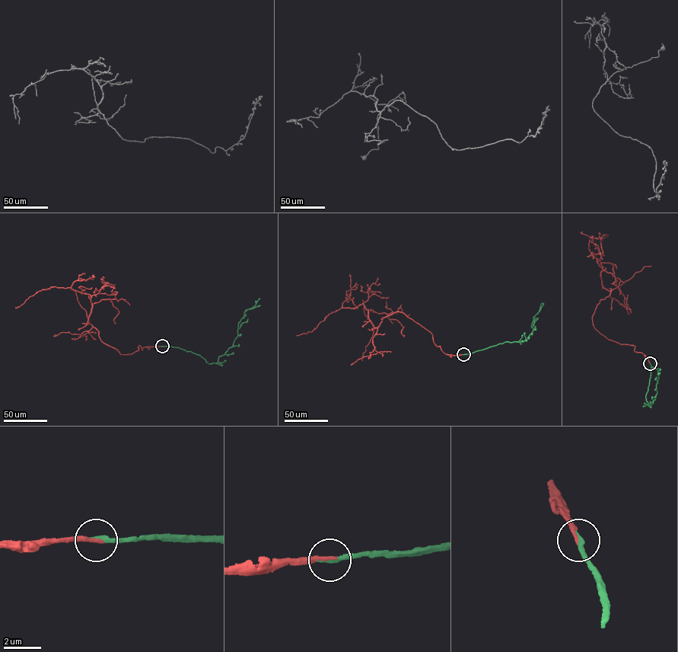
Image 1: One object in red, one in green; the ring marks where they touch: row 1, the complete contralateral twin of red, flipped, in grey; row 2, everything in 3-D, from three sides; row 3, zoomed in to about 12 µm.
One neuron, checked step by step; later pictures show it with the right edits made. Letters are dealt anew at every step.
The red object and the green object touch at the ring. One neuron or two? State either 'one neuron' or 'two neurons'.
one neuron

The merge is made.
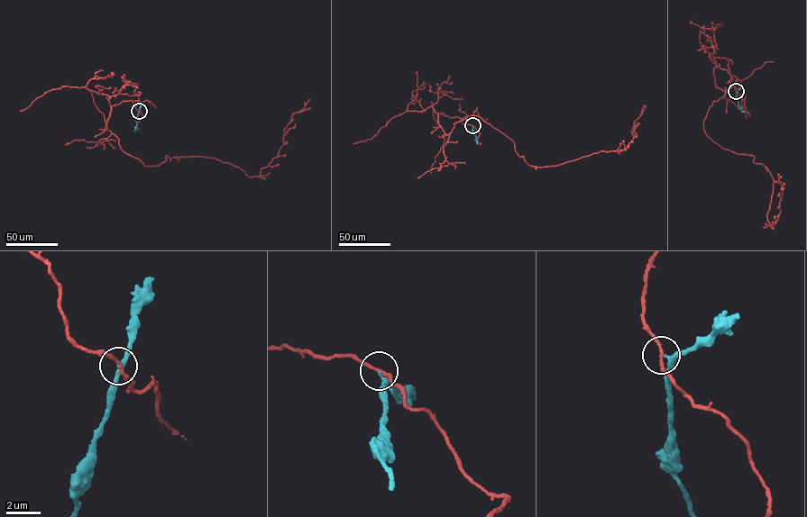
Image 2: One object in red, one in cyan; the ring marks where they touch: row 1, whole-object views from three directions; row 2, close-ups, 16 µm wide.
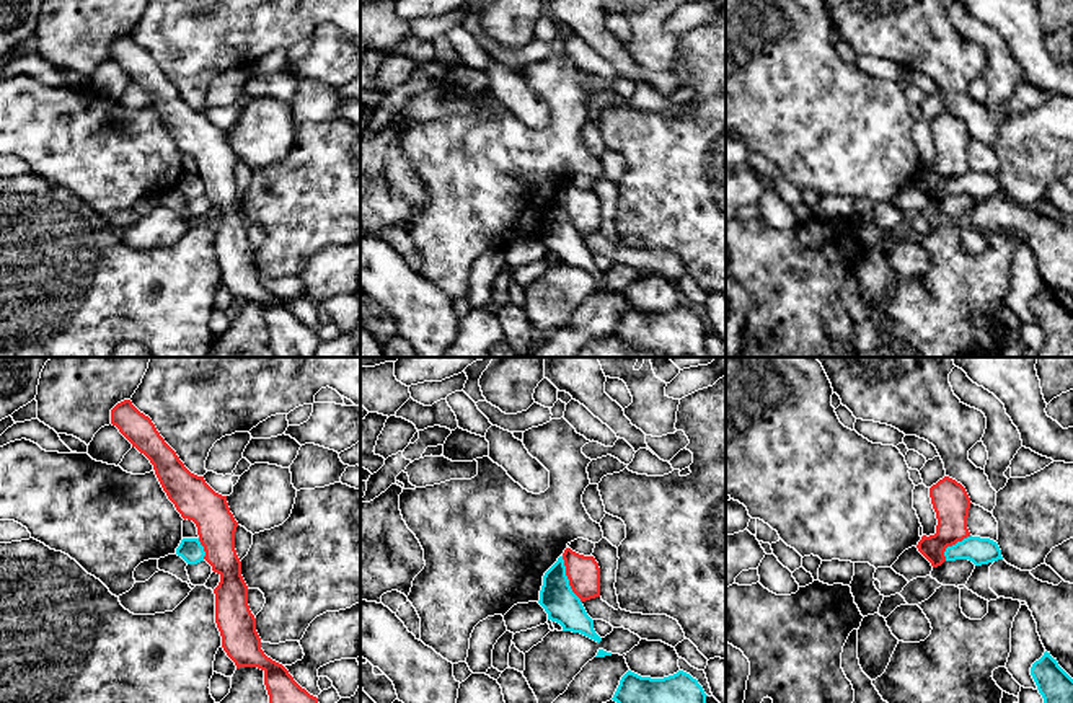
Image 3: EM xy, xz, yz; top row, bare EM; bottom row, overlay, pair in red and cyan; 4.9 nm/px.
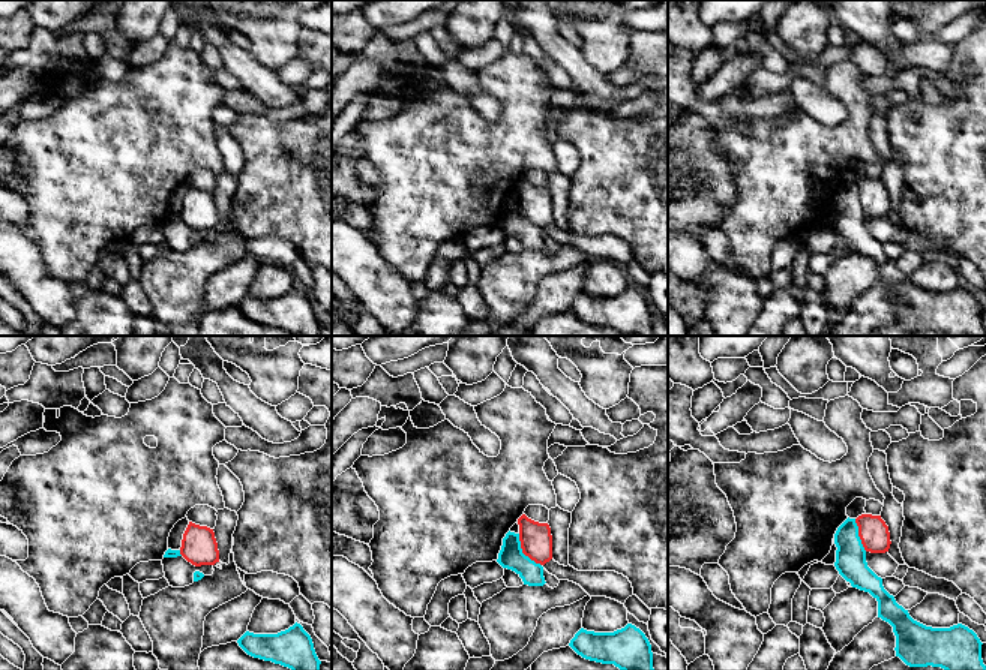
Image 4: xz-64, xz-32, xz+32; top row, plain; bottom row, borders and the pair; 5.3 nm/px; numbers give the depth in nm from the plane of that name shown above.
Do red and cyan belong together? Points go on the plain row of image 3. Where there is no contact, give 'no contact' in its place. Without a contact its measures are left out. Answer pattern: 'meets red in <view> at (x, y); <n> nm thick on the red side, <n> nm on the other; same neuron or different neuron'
meets red in xz at (568, 212); 160 nm thick on the red side, 170 nm on the other; different neuron

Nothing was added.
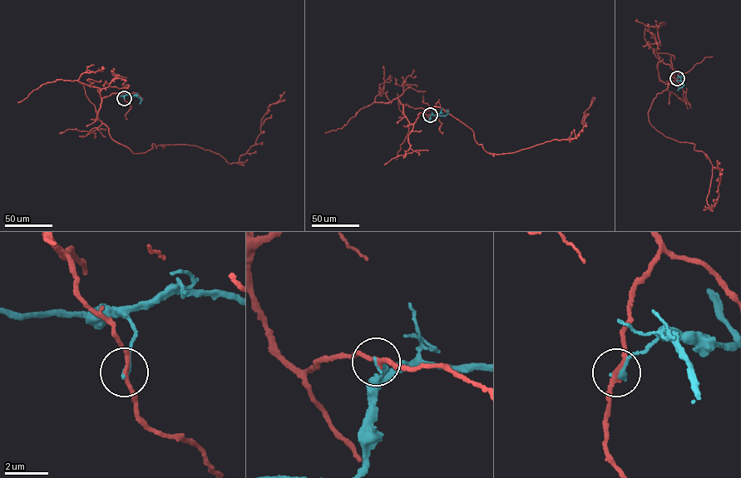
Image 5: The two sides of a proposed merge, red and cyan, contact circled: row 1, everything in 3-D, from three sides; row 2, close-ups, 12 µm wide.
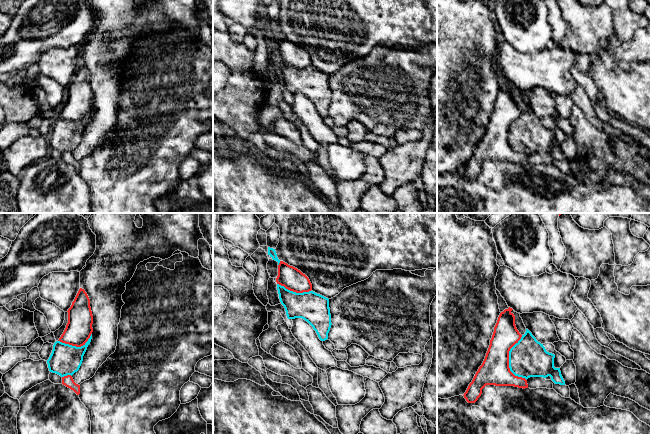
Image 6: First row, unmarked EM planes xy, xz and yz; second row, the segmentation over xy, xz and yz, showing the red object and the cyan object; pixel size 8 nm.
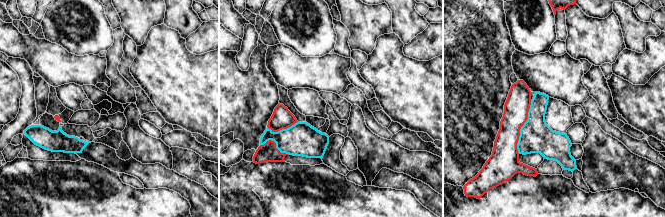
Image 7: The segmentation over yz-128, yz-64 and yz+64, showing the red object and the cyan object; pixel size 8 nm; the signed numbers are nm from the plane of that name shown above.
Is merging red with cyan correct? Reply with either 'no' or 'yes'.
no

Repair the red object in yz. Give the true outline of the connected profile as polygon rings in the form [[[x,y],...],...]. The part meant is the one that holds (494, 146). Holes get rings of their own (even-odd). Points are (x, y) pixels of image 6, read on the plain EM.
[[[509,83],[501,88],[498,93],[485,135],[463,171],[468,179],[475,179],[481,172],[482,165],[486,161],[528,164],[527,156],[515,152],[509,144],[509,127],[522,113],[516,104],[515,92],[511,88],[512,86],[513,85]]]

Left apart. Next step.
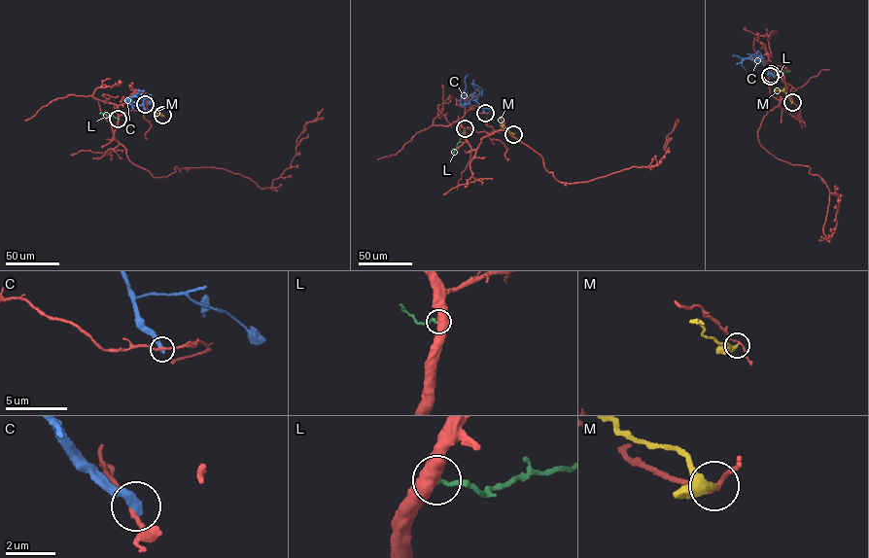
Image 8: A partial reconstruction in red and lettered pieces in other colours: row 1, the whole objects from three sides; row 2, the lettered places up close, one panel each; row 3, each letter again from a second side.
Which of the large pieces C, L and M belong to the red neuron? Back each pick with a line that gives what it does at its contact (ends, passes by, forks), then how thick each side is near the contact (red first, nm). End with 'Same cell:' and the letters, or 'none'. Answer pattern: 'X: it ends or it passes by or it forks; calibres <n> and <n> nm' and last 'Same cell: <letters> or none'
Same cell: none

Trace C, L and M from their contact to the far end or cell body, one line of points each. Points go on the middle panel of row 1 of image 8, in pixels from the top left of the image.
C: (485, 113), (475, 101), (469, 102), (466, 107), (461, 103), (468, 75)
L: (464, 128), (453, 153)
M: (513, 134), (504, 128), (501, 117)

